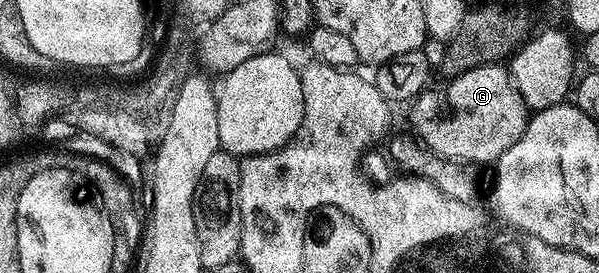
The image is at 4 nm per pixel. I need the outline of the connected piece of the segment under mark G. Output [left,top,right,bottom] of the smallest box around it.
[408,64,527,163]

